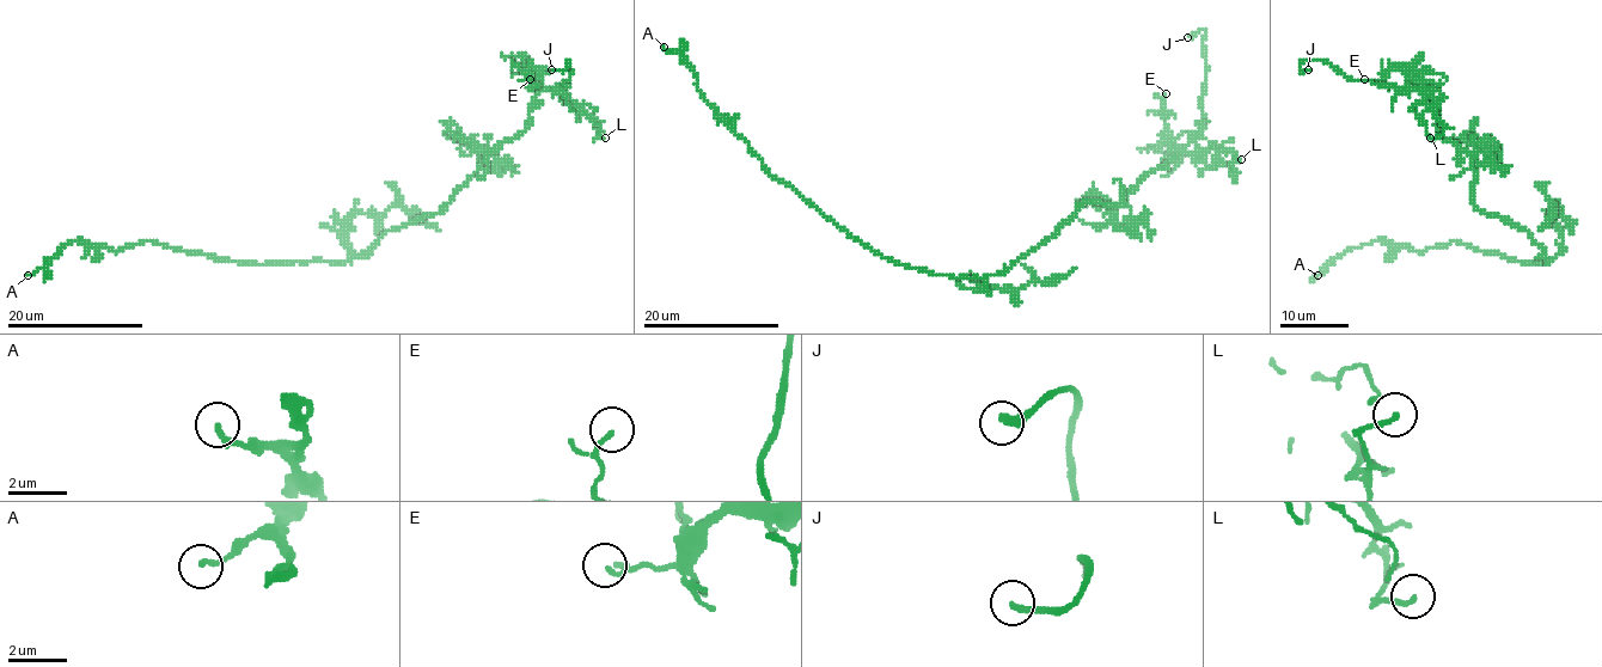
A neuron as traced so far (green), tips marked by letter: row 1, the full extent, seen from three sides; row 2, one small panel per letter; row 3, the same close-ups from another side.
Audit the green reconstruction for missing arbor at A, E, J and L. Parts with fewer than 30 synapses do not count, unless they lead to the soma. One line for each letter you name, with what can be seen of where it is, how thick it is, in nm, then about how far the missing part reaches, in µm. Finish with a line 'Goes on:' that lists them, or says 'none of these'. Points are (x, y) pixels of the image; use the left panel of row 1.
J: Place: (551, 69). Thickness 280 nm. Missing length about 25 µm
Goes on: J

